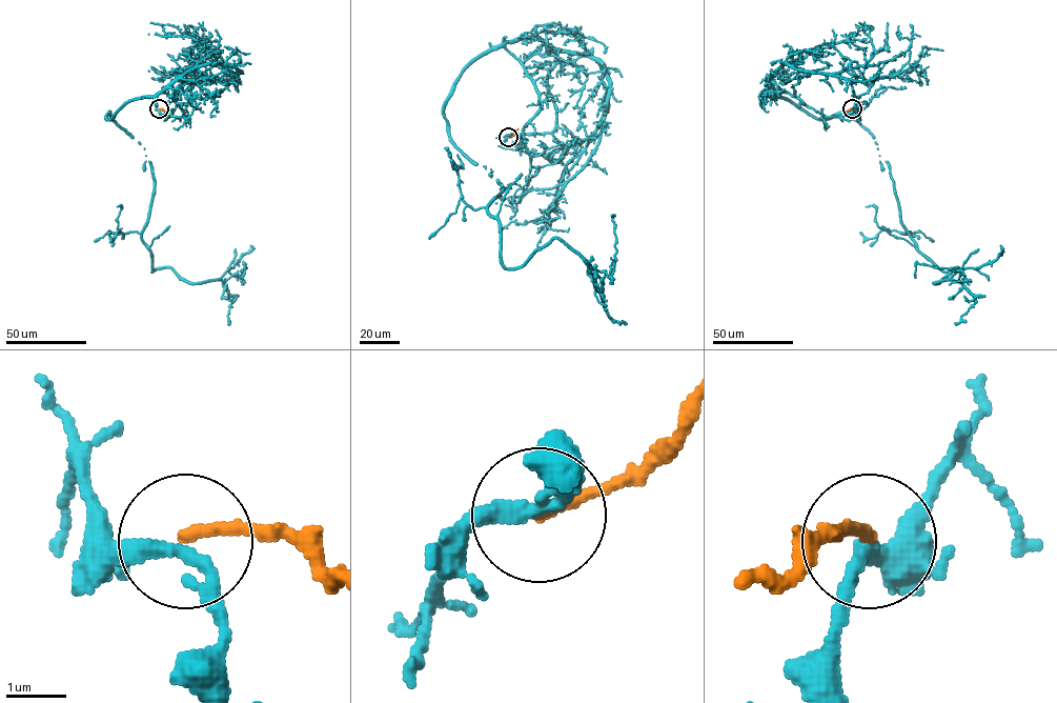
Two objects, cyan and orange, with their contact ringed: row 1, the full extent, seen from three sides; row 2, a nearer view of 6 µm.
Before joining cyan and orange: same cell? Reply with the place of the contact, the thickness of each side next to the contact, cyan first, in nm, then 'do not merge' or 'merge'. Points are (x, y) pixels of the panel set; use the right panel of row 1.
at (852, 108); 240 nm thick on the cyan side, 200 nm on the other; do not merge

